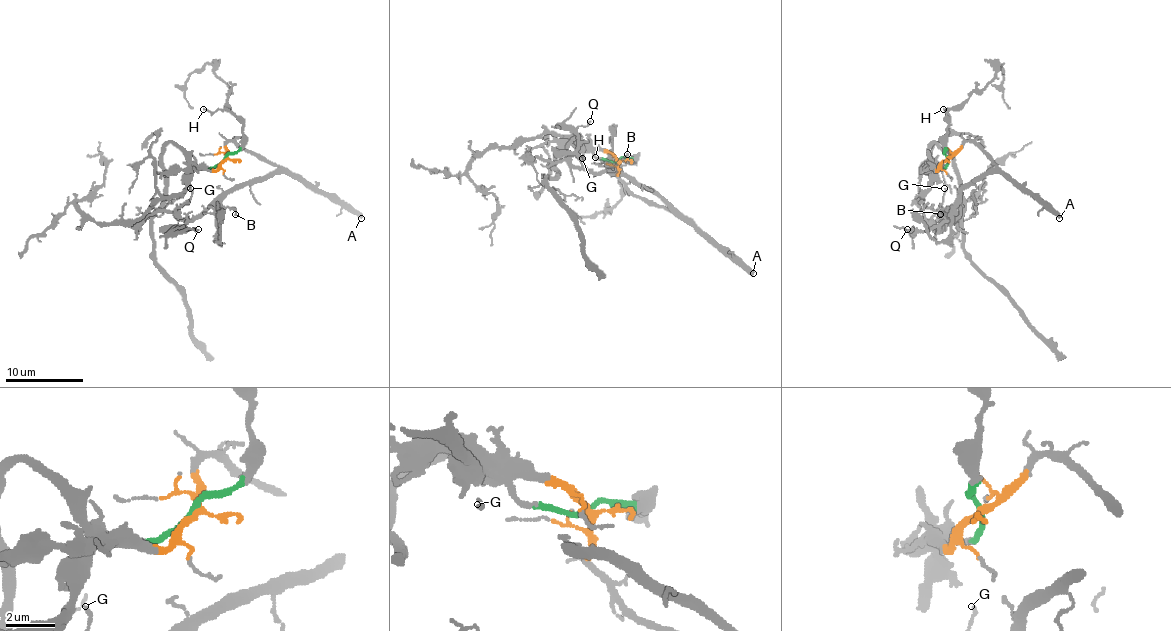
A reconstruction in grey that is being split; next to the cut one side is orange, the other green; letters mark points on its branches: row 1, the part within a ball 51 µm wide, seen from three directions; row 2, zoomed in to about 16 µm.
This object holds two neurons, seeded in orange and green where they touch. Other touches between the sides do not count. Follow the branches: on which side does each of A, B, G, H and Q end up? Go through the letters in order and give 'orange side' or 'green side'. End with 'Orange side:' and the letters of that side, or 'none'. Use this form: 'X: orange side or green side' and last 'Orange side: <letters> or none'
A: orange side
B: orange side
G: orange side
H: green side
Q: orange side
Orange side: A, B, G, Q

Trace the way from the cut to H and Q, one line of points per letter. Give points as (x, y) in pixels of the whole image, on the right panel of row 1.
H: (946, 158), (948, 109), (946, 112), (944, 109)
Q: (946, 158), (973, 142), (993, 167), (959, 193), (959, 210), (950, 220), (928, 230), (906, 230)

